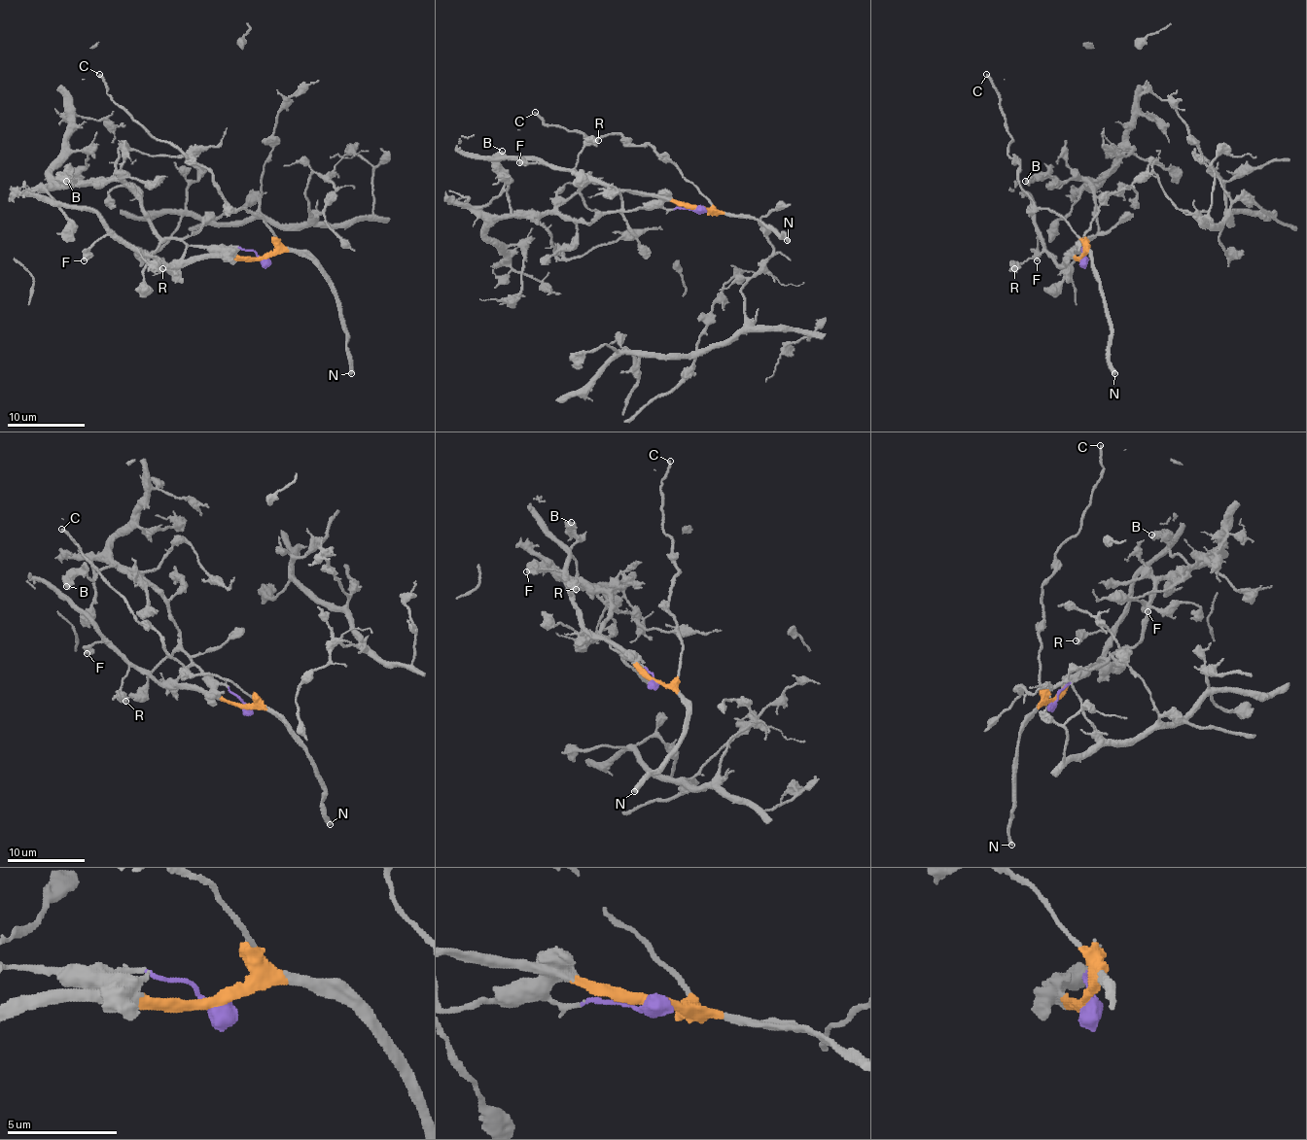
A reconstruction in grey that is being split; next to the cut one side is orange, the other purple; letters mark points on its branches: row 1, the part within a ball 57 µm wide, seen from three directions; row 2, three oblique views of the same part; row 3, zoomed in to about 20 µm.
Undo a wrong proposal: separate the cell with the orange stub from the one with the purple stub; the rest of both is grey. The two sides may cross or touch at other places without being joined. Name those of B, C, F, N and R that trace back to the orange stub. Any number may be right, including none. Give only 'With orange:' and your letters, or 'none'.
With orange: C, F, N, R

